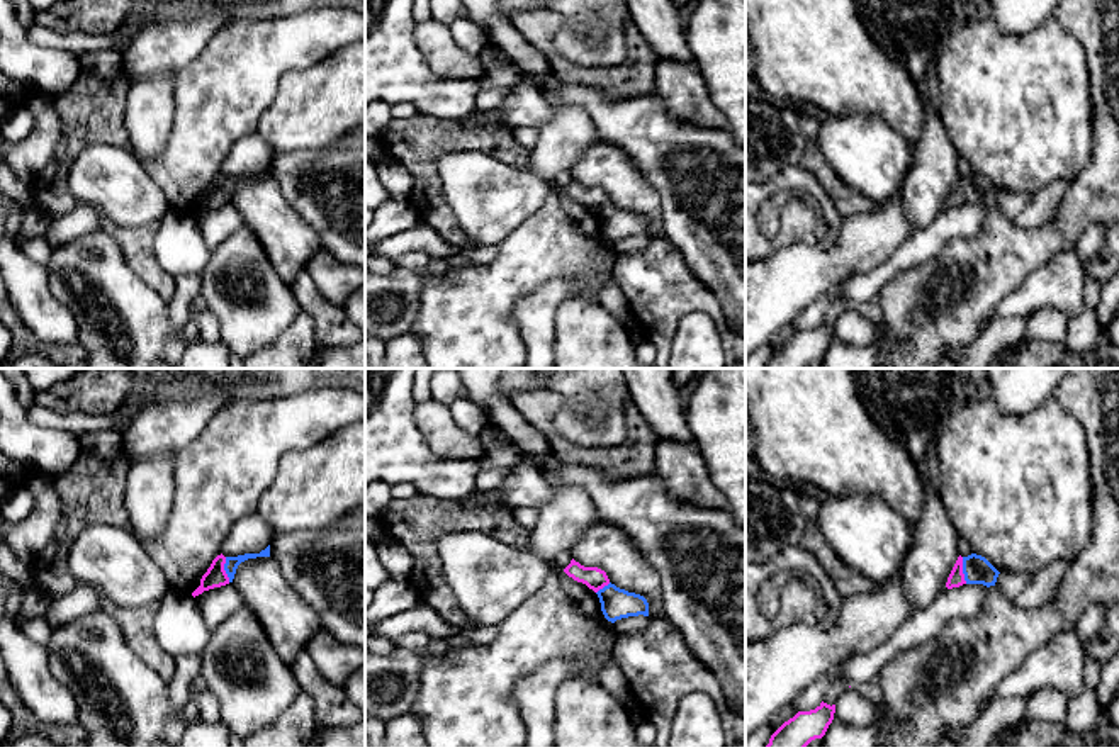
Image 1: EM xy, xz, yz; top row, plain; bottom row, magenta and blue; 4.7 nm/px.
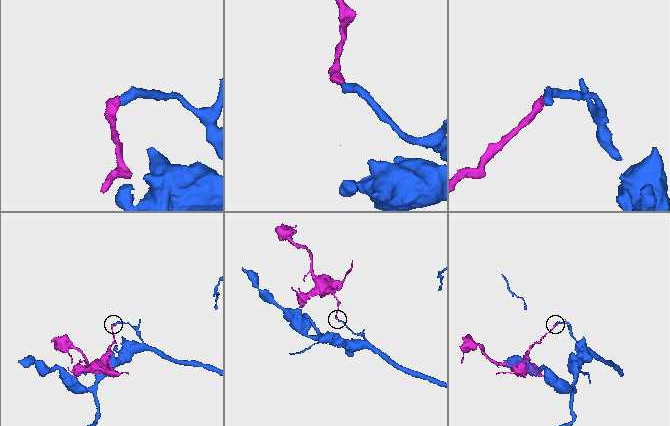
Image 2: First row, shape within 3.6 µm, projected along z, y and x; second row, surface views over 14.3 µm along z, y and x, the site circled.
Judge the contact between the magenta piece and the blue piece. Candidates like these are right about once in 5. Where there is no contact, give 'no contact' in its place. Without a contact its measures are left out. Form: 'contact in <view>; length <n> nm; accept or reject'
contact in yz; length 130 nm; reject

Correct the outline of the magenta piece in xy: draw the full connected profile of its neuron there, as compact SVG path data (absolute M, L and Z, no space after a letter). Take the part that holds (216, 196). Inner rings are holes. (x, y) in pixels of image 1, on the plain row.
M222 173L212 180L211 187L200 199L200 205L192 212L194 217L202 214L204 211L229 204L229 197L224 190L224 183L226 183L226 177Z

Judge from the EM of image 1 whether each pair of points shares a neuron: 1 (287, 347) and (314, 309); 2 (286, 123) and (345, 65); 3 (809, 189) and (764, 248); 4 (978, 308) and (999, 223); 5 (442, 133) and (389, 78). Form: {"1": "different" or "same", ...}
{"1": "different", "2": "same", "3": "same", "4": "same", "5": "different"}

